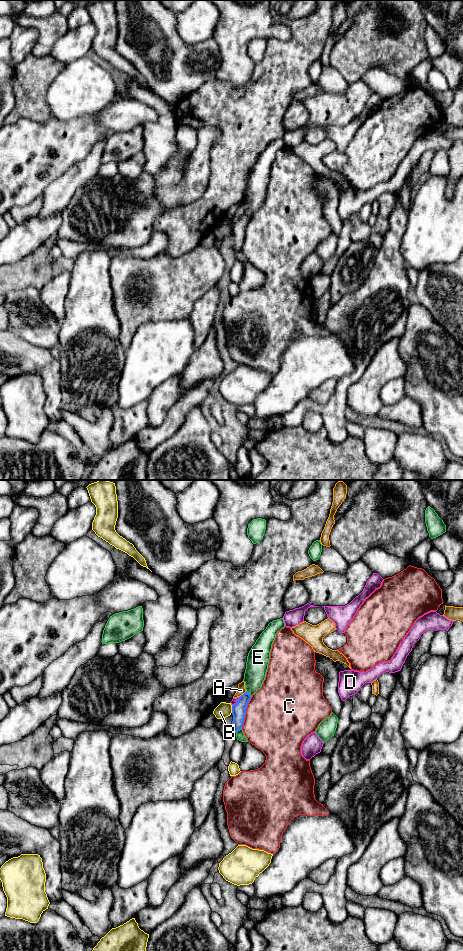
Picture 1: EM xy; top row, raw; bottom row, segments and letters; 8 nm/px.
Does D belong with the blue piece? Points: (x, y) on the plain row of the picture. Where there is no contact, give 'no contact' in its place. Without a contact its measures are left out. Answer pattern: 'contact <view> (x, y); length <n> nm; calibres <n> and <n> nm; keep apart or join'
contact xy (237, 222); length 90 nm; calibres 110 and 50 nm; keep apart

